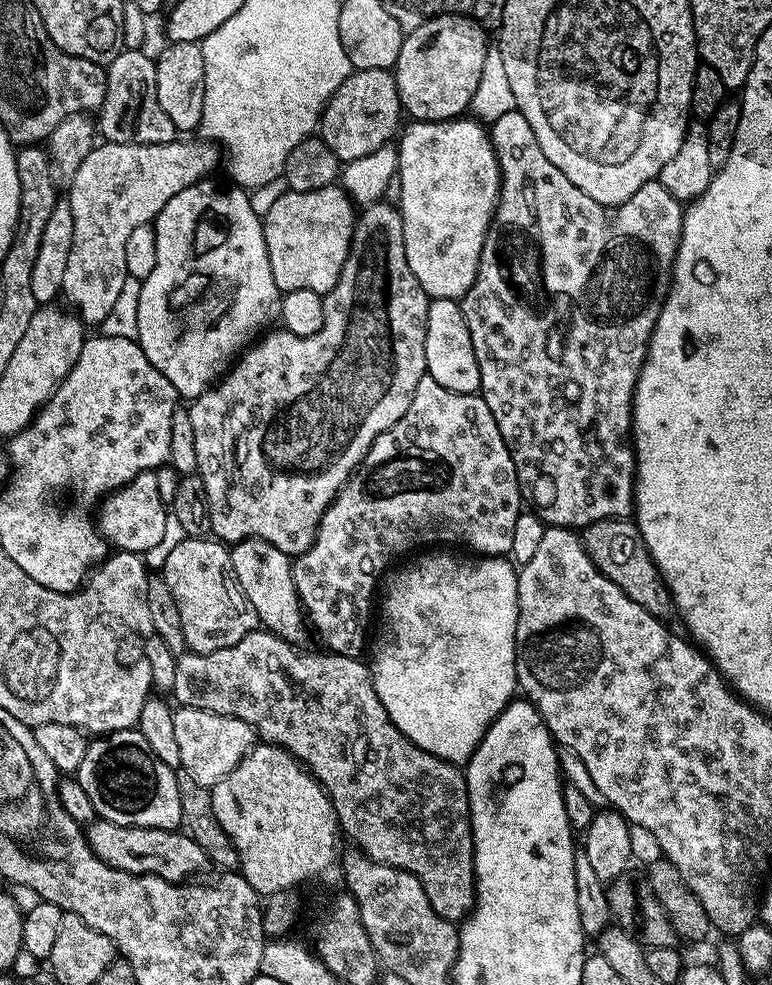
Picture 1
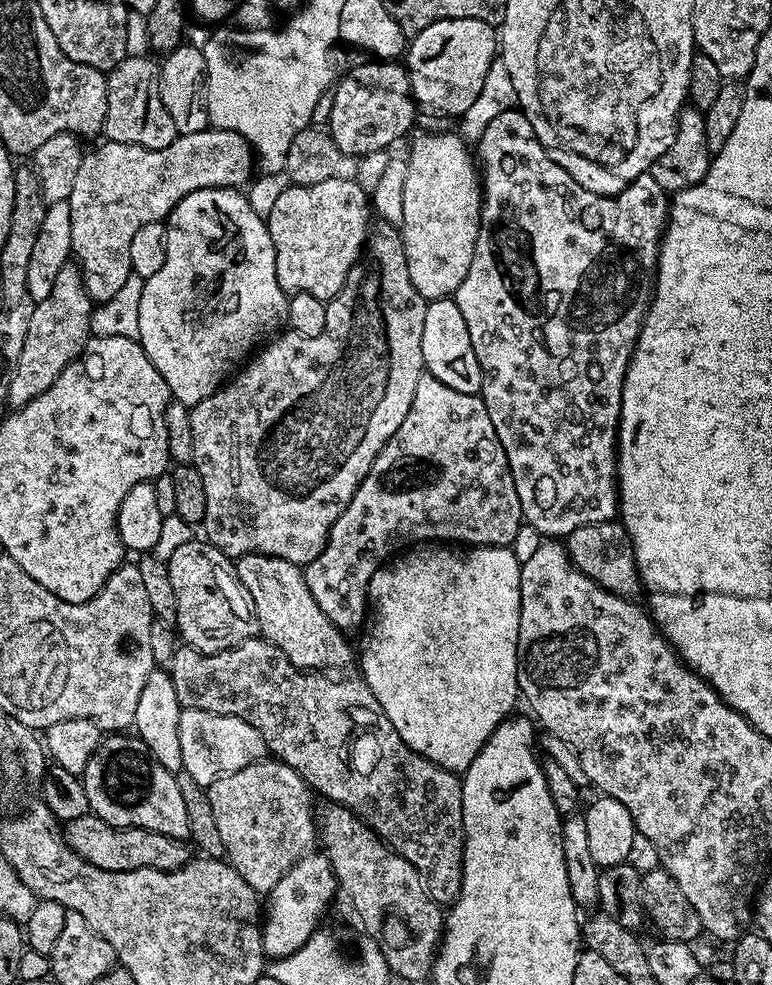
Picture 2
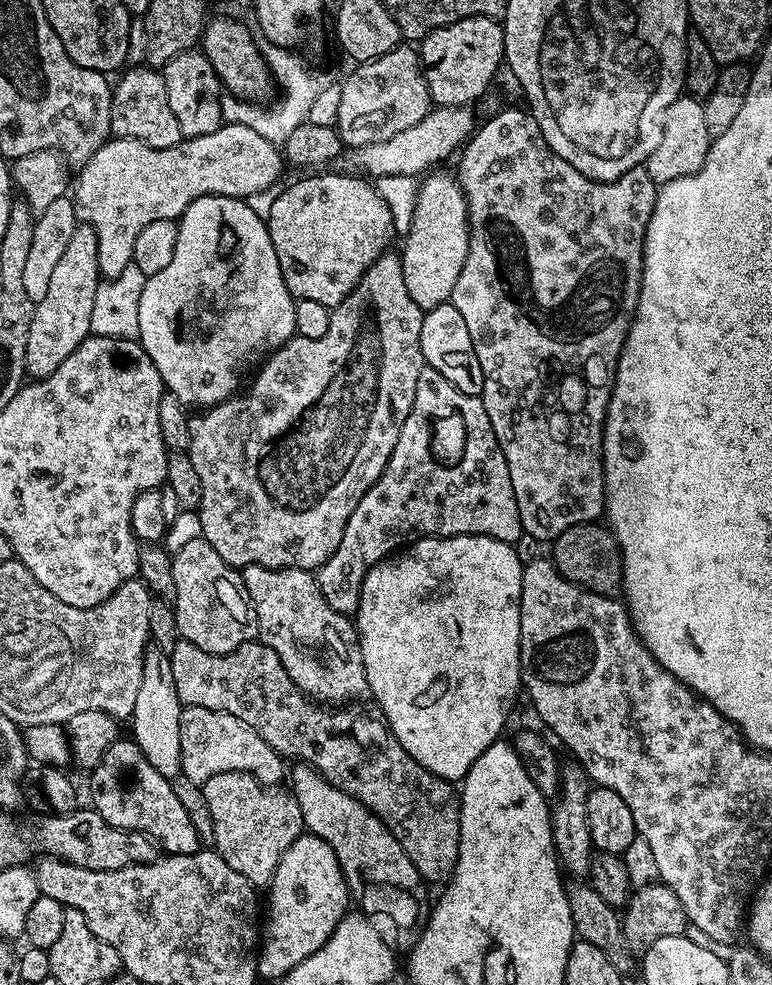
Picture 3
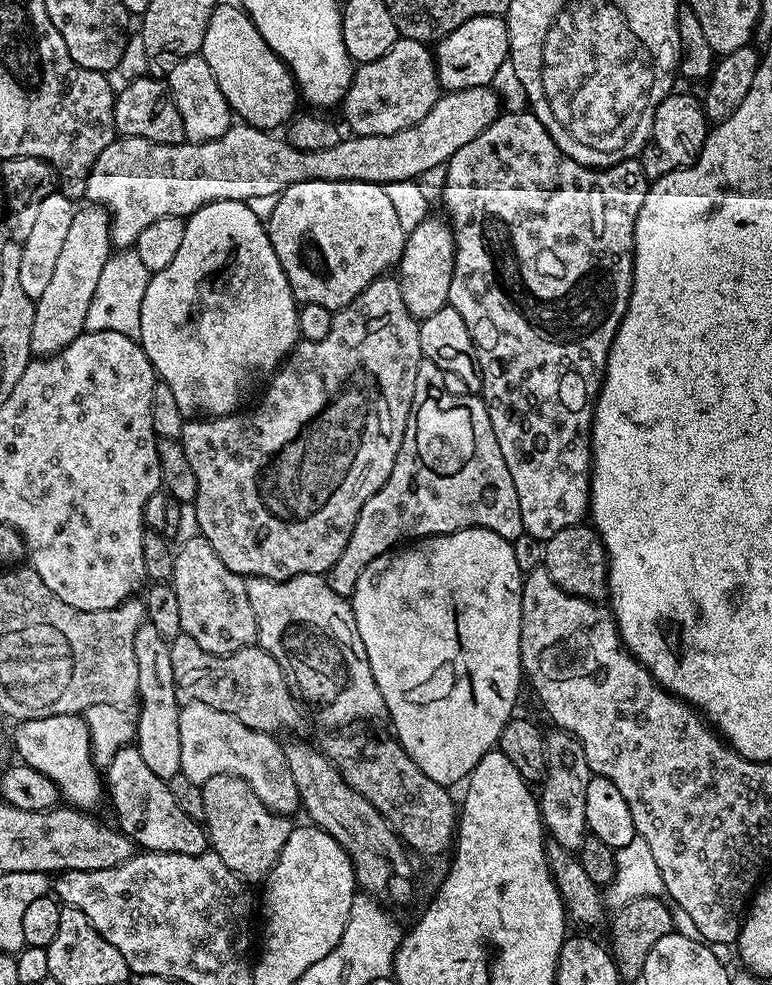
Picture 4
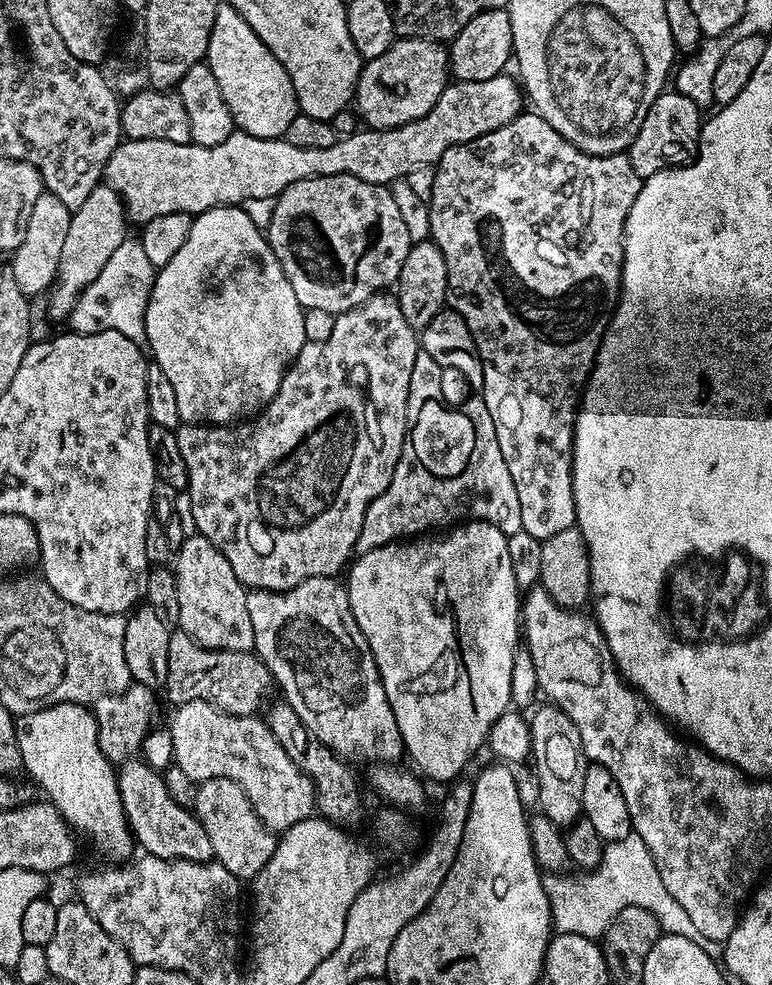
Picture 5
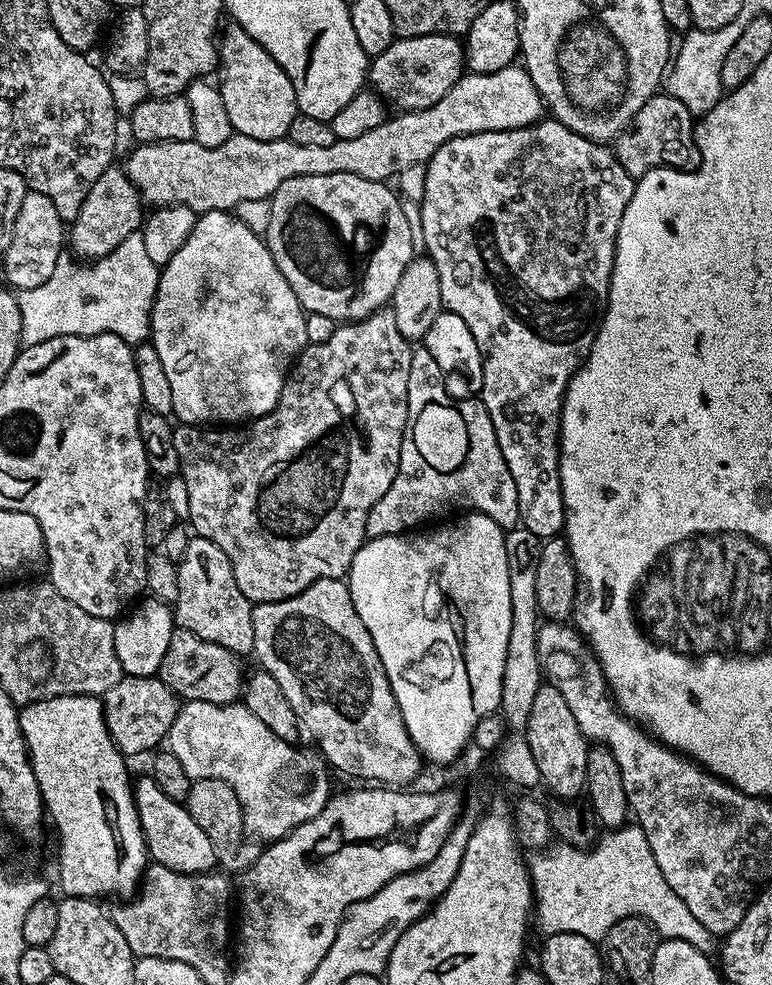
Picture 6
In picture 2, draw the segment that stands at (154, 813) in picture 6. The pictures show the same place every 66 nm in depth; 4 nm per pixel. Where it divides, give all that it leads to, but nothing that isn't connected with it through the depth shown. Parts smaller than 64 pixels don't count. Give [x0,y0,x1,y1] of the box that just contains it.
[82,734,190,840]

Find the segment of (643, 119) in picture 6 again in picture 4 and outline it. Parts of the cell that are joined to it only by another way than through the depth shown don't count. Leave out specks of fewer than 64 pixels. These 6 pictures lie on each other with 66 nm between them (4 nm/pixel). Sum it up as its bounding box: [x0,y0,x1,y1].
[642,90,710,178]

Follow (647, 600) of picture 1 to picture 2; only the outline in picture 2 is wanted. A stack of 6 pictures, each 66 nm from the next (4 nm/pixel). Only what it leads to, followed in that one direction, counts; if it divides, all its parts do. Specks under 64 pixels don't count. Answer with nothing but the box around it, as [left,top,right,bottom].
[566,519,641,601]

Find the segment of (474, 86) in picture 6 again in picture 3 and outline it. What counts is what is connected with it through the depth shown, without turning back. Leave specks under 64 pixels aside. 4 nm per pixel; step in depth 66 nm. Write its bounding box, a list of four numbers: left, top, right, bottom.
[74,106,478,278]

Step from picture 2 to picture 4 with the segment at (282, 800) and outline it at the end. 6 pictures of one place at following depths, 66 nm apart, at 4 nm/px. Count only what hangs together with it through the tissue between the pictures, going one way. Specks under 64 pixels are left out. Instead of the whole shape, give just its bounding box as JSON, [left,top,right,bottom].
[202,774,294,881]

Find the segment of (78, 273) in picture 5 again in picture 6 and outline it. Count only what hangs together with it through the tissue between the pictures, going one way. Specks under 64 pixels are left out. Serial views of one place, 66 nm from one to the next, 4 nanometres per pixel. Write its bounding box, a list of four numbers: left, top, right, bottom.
[70,166,145,262]

